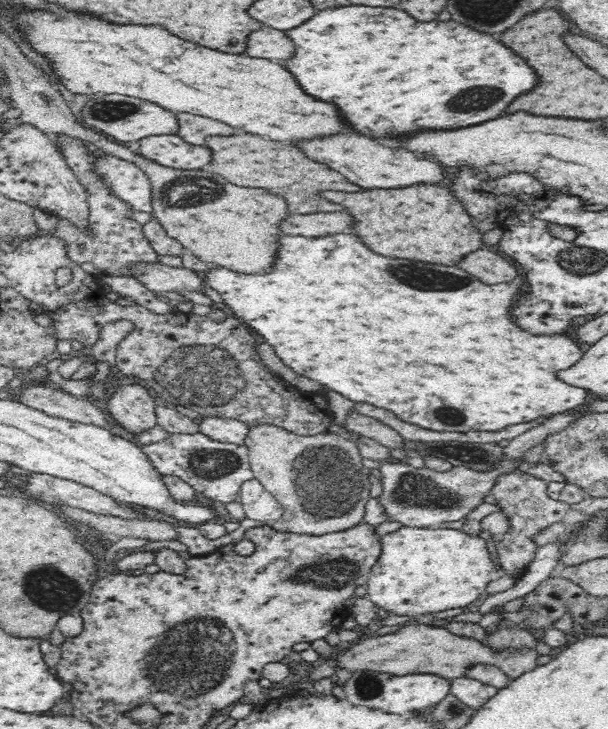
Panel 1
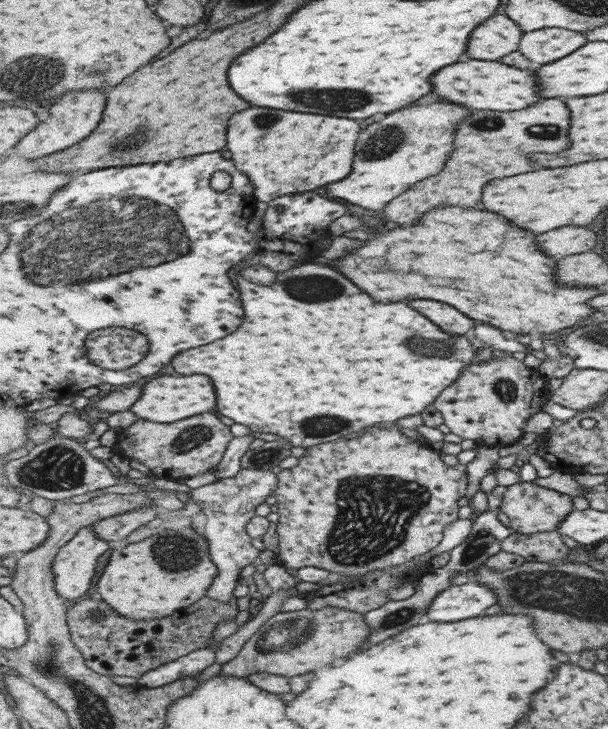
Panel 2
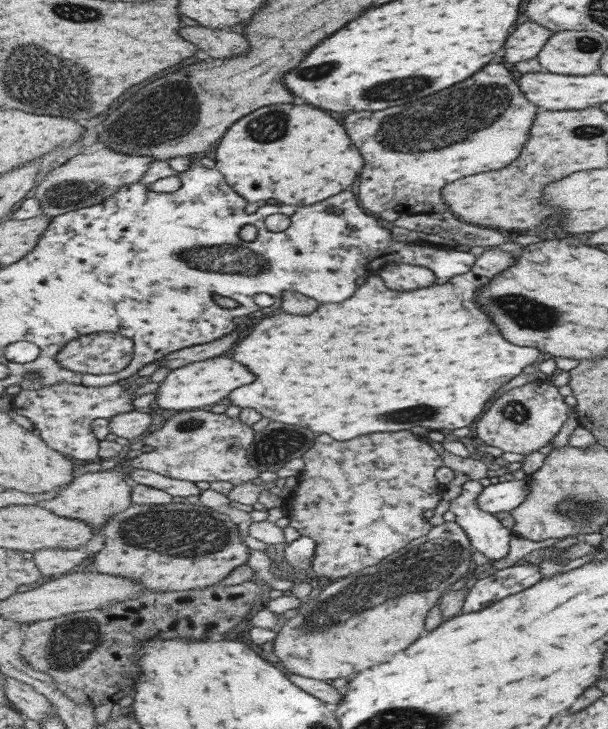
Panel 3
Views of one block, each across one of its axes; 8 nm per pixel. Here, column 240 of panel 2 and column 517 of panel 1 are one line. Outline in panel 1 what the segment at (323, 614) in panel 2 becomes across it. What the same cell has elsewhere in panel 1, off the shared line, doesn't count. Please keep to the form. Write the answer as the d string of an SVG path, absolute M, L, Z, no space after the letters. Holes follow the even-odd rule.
M406 625L394 633L358 639L348 644L348 650L338 650L332 644L322 640L309 643L320 660L334 660L340 670L346 672L381 672L392 676L408 676L418 674L434 674L446 679L464 676L465 668L474 663L486 663L502 669L510 681L518 678L523 672L532 670L537 663L536 650L524 652L493 652L482 642L454 636L446 627L430 627L428 625Z

